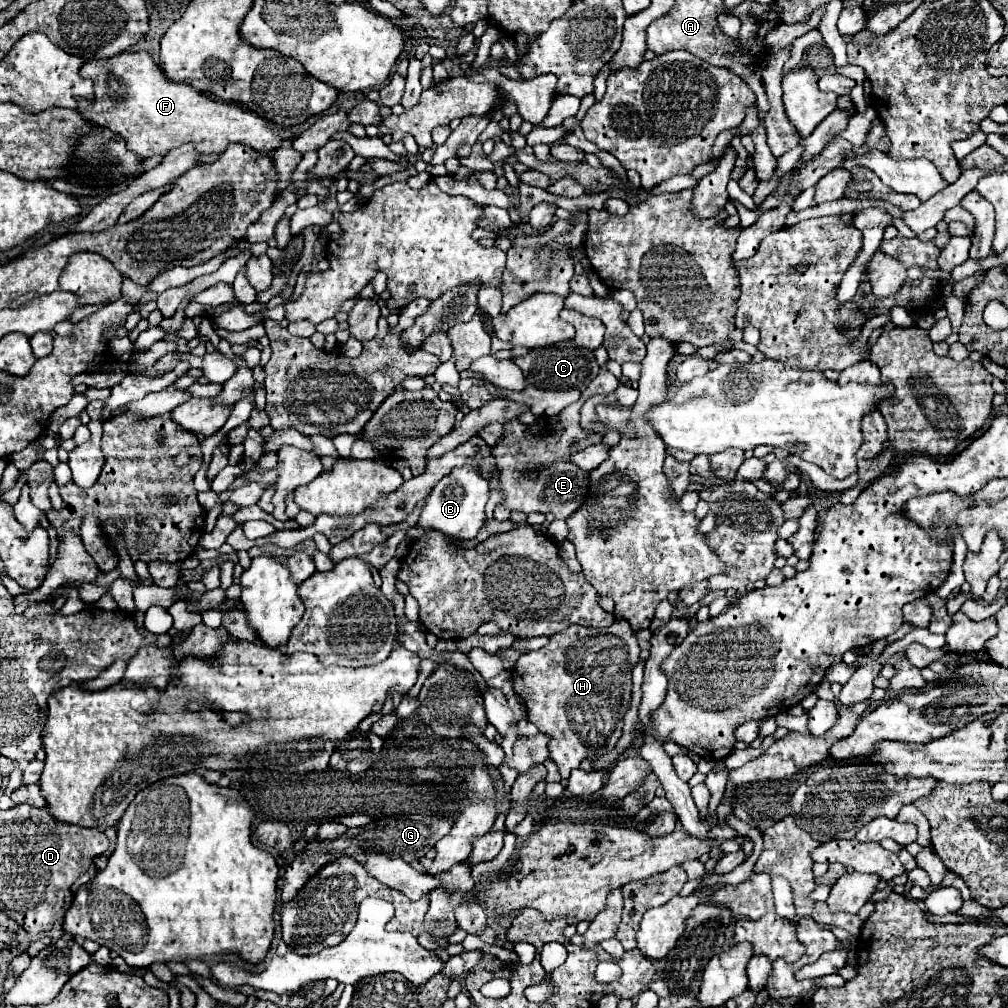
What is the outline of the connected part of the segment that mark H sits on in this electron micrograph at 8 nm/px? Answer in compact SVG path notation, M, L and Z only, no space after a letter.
M571 625L571 627L567 627L565 631L561 631L559 635L549 637L549 643L547 643L543 649L523 653L523 655L517 659L517 665L515 665L515 669L511 671L511 673L513 673L513 689L515 689L517 695L521 695L521 699L523 699L525 705L527 705L527 719L529 719L531 723L535 723L535 725L539 727L539 731L543 731L545 735L549 735L549 757L557 763L559 773L561 773L563 779L569 779L571 769L577 769L583 759L589 759L589 757L593 757L593 755L601 755L601 753L607 753L609 749L613 749L615 743L617 743L617 739L621 737L623 715L627 713L629 703L631 703L631 671L633 671L633 667L641 661L639 651L641 651L641 649L639 649L637 639L635 639L633 633L619 637L619 635L611 635L611 633L599 633L599 631L591 629L591 627Z

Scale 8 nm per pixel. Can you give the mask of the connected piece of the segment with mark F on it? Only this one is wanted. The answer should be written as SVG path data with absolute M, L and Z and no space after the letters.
M125 51L121 55L115 55L111 59L95 59L95 61L87 61L81 67L81 77L89 77L95 83L95 99L87 101L87 99L79 99L79 107L77 111L95 125L107 127L113 133L119 133L125 141L127 147L131 151L135 151L139 157L147 159L159 153L167 153L171 149L177 149L183 143L195 143L197 149L205 155L211 153L223 153L227 149L229 143L243 143L249 145L257 151L275 151L283 139L293 139L295 135L289 129L281 129L275 123L265 121L263 117L243 109L241 105L229 103L229 101L215 101L209 95L193 89L189 83L175 83L169 81L161 69L157 67L157 63L153 61L151 55L147 53L131 53Z

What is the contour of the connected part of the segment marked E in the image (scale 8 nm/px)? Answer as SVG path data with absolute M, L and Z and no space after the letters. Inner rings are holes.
M601 367L599 375L581 393L581 399L577 403L565 407L559 415L539 417L533 425L523 425L521 421L509 421L503 425L505 427L503 441L499 445L491 447L497 467L503 471L503 475L499 477L501 491L505 493L501 505L505 505L509 511L553 513L555 519L567 519L567 515L573 515L575 509L579 509L579 505L583 503L583 499L587 497L587 491L589 491L587 473L581 471L577 465L567 463L563 457L601 441L603 433L589 433L589 431L581 429L579 409L589 397L613 393L617 389L617 385L619 385L619 381L605 367ZM533 465L541 467L537 479L533 481L533 479L521 477L521 471L527 467L533 467Z

